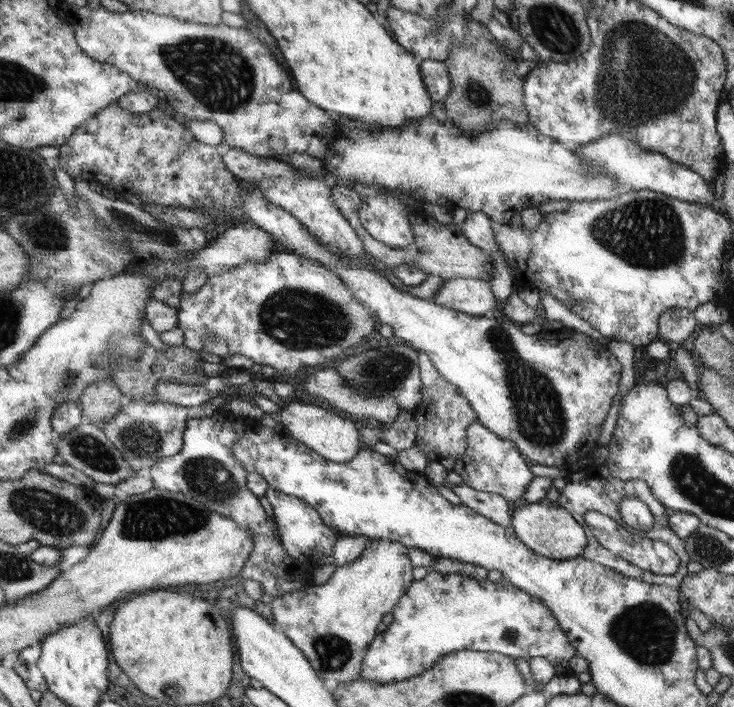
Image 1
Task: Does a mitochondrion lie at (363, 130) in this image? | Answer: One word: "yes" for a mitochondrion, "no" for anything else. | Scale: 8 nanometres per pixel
yes

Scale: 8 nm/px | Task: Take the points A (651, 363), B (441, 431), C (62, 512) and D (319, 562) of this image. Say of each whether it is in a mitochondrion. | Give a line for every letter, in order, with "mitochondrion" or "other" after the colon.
A: other
B: other
C: mitochondrion
D: other

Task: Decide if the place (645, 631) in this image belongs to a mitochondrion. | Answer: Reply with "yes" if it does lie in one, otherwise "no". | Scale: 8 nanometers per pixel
yes

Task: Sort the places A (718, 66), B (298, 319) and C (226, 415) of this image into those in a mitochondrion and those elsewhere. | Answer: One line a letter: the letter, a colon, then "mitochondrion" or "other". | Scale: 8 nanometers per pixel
A: other
B: mitochondrion
C: other

